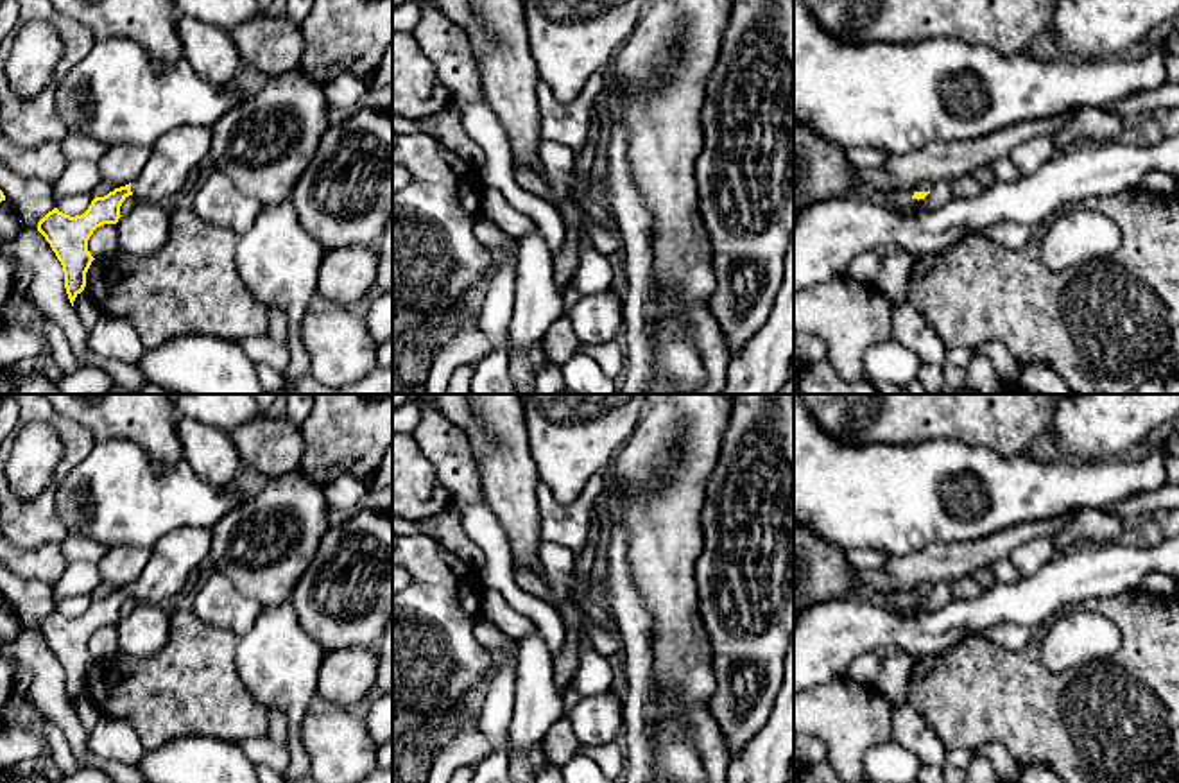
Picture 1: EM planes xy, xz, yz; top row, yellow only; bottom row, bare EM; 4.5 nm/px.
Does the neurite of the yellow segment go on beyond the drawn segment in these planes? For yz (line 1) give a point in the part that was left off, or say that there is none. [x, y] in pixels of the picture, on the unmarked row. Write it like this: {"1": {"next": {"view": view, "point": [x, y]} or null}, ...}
{"1": {"next": {"view": "yz", "point": [923, 588]}}}

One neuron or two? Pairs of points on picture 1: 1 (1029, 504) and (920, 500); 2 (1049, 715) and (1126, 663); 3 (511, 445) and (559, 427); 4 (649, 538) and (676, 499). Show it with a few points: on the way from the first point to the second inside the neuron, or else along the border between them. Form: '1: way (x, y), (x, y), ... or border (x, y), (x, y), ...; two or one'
1: way (1002, 504), (981, 522), (946, 524); one
2: way (1068, 715), (1074, 715), (1106, 683); one
3: border (522, 413), (529, 456), (538, 479); two
4: way (658, 529), (663, 524), (663, 511), (667, 507); one

